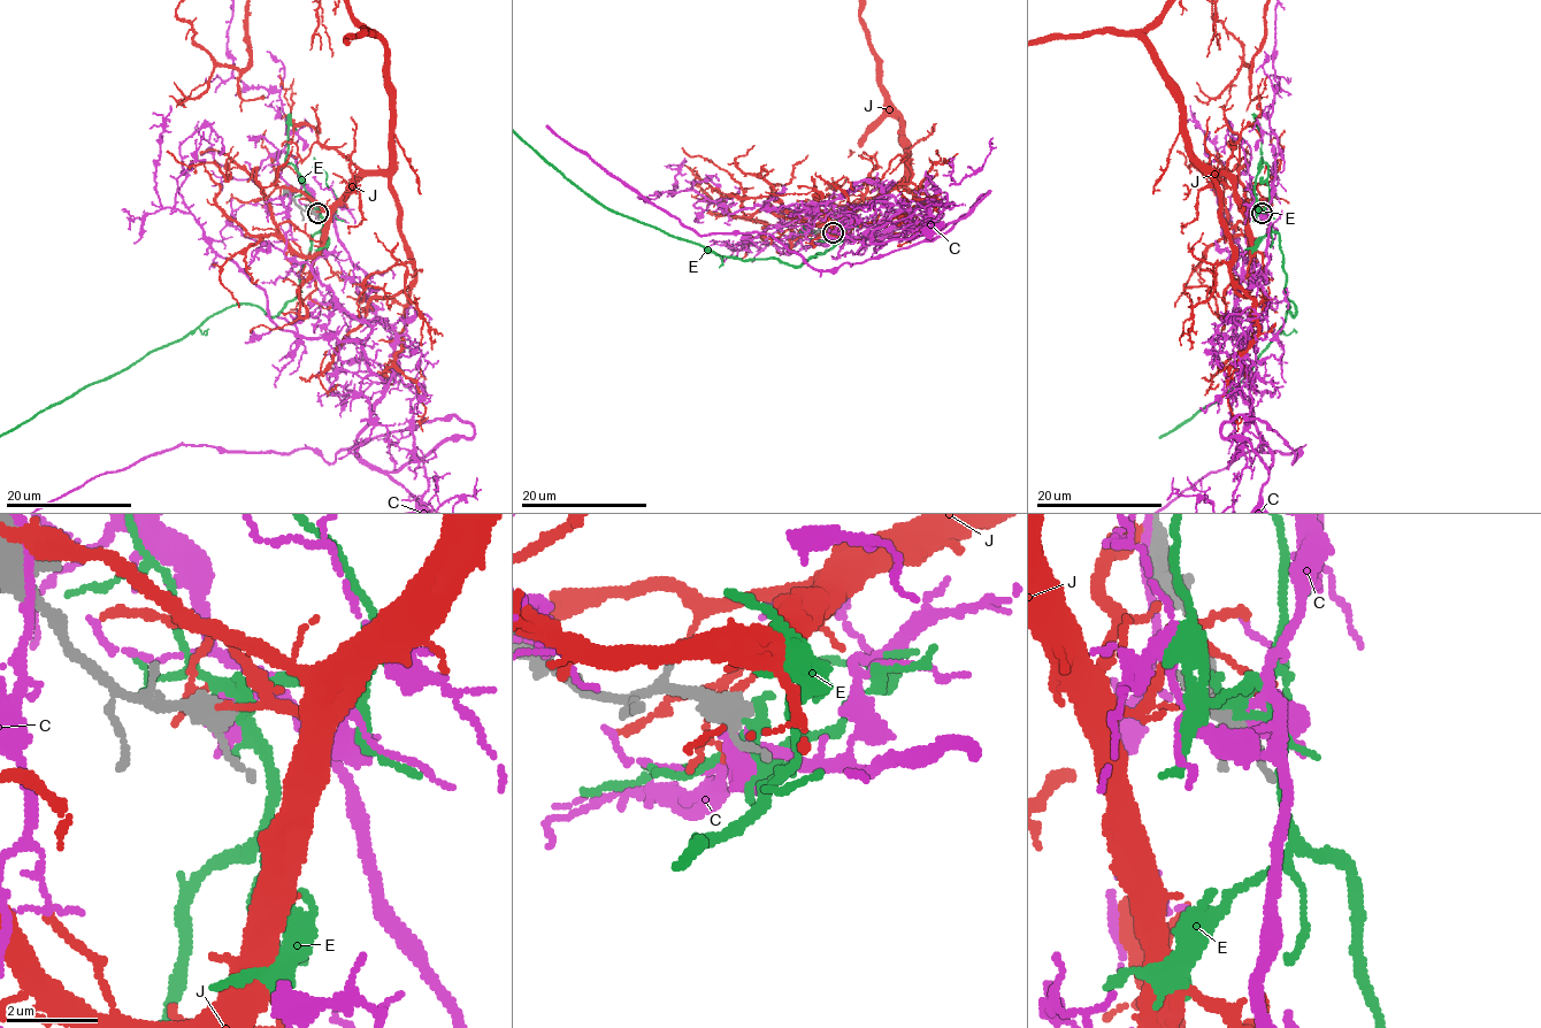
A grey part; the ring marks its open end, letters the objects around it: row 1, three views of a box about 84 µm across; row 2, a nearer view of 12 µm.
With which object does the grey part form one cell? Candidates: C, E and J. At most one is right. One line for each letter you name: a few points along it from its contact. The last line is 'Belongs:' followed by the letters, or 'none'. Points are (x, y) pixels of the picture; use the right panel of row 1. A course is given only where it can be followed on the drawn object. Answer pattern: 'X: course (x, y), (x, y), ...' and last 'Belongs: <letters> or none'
Belongs: E

